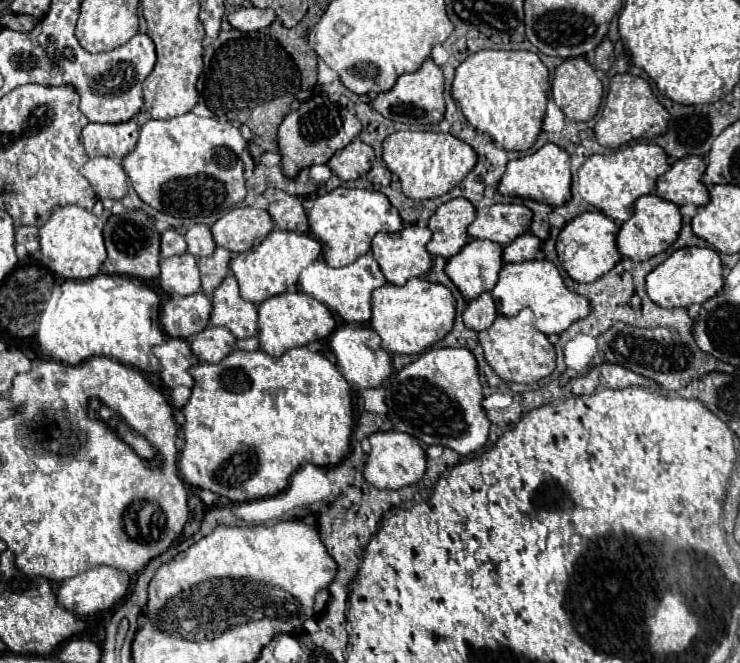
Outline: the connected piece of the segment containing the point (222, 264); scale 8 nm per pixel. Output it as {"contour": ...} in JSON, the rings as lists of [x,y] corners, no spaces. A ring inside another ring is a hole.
{"contour":[[[217,247],[211,257],[197,259],[197,267],[201,271],[201,287],[205,295],[211,295],[213,289],[223,281],[223,277],[229,273],[229,259],[233,253],[229,249]]]}

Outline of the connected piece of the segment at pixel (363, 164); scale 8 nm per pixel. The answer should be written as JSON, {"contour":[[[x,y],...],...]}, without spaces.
{"contour":[[[353,139],[347,147],[337,151],[327,161],[327,165],[339,179],[349,181],[349,179],[357,179],[357,177],[365,175],[371,169],[373,161],[375,161],[373,149],[359,139]]]}

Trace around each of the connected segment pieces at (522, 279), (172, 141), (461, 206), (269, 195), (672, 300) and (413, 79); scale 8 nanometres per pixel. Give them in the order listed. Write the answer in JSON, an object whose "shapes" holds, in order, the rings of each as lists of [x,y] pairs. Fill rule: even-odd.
{"shapes":[[[[525,261],[522,263],[504,264],[499,272],[495,289],[492,289],[493,299],[497,301],[497,313],[511,317],[521,309],[529,307],[537,317],[537,329],[545,335],[565,331],[573,321],[585,317],[589,313],[587,299],[569,291],[563,283],[561,273],[551,261]]],[[[185,113],[171,119],[149,119],[141,125],[141,135],[137,147],[123,157],[123,169],[131,179],[137,195],[153,209],[173,215],[173,217],[207,217],[211,213],[221,213],[231,209],[245,197],[245,177],[241,153],[247,147],[239,127],[233,123],[221,123],[213,117],[197,117],[195,113]]],[[[463,197],[439,205],[429,219],[429,229],[433,237],[427,243],[427,251],[445,259],[459,253],[459,249],[467,243],[467,225],[473,219],[475,207]]],[[[267,187],[263,195],[269,201],[267,213],[271,215],[277,229],[297,231],[297,233],[309,231],[307,215],[305,215],[305,209],[303,209],[299,197],[287,195],[285,191],[275,189],[275,187]]],[[[683,247],[673,251],[661,265],[645,275],[647,297],[659,307],[689,307],[703,303],[723,287],[723,263],[709,247]]],[[[425,59],[423,65],[415,73],[403,73],[397,77],[395,85],[385,91],[377,93],[371,99],[371,105],[375,111],[379,111],[383,117],[399,123],[439,123],[445,113],[445,101],[443,101],[443,73],[441,69],[431,61]]]]}

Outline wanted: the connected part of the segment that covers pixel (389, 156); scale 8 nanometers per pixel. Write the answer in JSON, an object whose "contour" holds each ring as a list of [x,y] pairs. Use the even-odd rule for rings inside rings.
{"contour":[[[397,131],[383,141],[383,161],[391,173],[401,181],[405,197],[423,201],[431,197],[441,197],[451,187],[463,181],[463,177],[475,167],[477,153],[461,139],[451,133],[433,131]]]}

